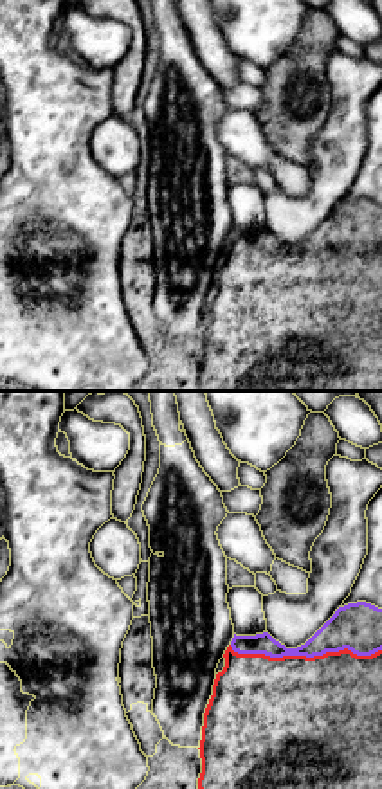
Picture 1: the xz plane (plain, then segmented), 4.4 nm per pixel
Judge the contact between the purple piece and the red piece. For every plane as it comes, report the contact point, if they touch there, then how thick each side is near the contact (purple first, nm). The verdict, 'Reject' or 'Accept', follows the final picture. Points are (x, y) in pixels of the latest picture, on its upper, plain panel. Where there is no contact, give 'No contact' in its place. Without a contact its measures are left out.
Touches purple at (305, 251). Thickness 200 nm (purple) against 480 nm

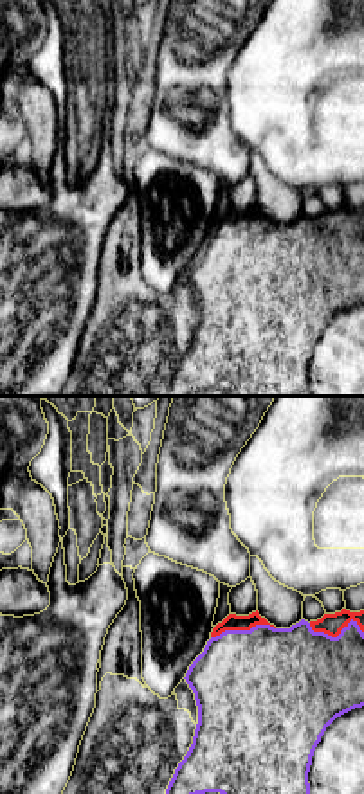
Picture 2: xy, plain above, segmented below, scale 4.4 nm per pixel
Touches purple at (337, 233). Thickness 440 nm (purple) against 100 nm

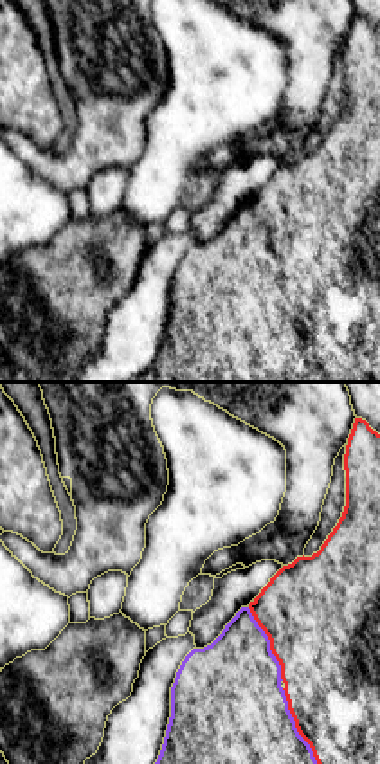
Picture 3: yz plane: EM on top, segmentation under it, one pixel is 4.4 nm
Touches purple at (301, 334). Thickness 500 nm (purple) against 420 nm

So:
Accept

